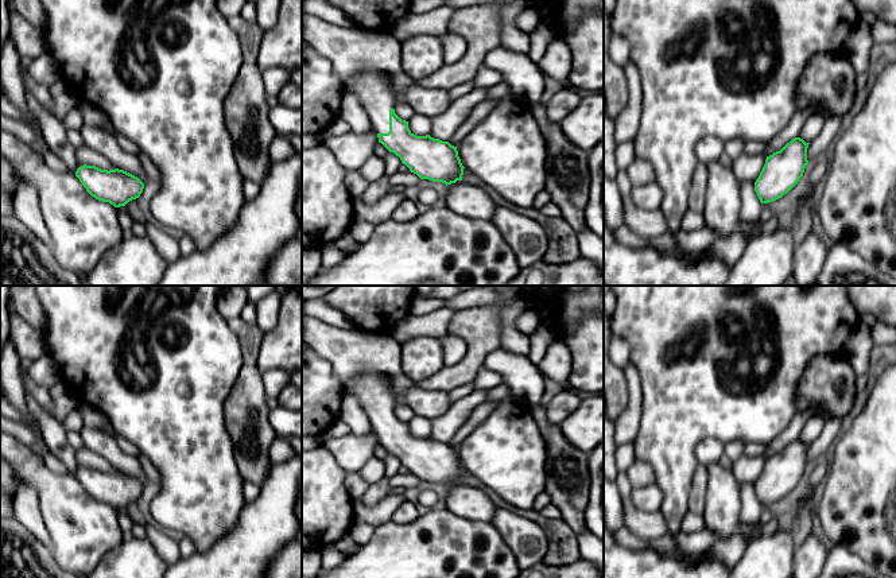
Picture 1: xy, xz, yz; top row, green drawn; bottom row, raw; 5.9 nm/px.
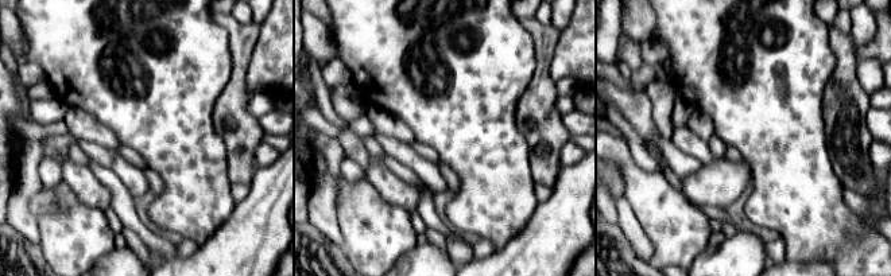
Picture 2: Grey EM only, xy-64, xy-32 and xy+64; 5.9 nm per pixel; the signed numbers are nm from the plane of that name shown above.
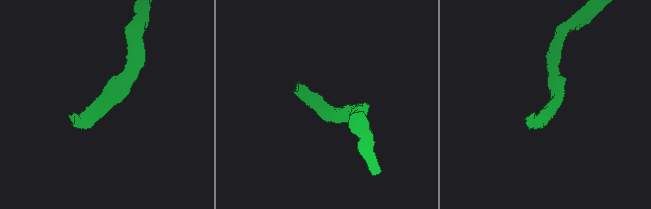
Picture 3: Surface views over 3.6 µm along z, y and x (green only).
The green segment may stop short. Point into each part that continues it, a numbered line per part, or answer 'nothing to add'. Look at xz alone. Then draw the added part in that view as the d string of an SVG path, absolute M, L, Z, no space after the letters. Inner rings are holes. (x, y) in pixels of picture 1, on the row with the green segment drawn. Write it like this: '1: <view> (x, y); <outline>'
1: xz (375, 89); M365 69L344 81L357 94L376 133L389 132L389 110L396 104L396 90L389 73Z

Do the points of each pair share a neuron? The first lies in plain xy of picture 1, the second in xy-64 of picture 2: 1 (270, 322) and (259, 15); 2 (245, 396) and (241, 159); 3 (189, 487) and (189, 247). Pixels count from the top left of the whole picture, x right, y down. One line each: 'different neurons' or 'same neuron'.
1: same neuron
2: same neuron
3: different neurons

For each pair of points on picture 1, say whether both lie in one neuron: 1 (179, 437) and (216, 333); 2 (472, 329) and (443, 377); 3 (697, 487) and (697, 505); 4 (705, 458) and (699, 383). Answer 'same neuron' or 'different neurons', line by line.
1: same neuron
2: same neuron
3: same neuron
4: different neurons

